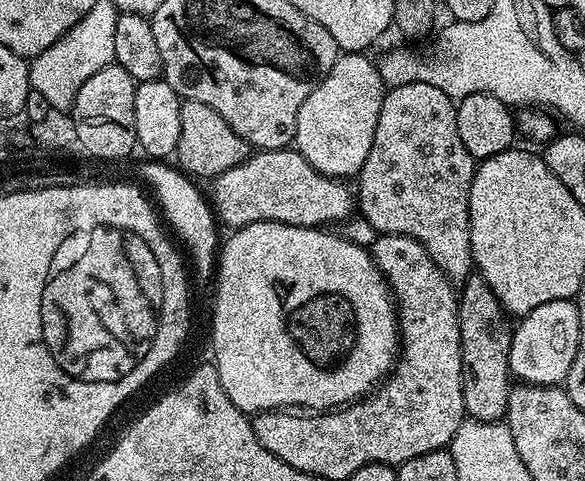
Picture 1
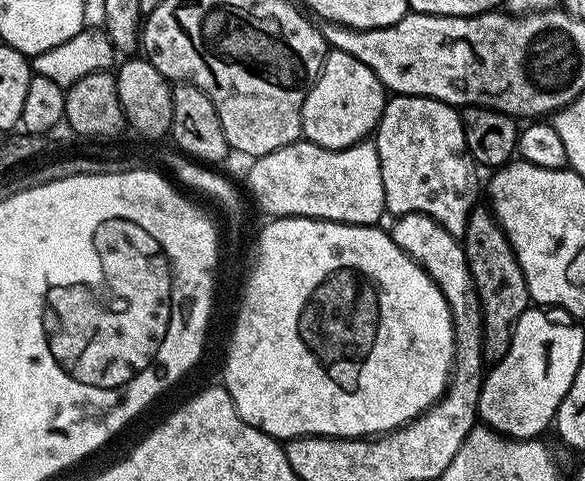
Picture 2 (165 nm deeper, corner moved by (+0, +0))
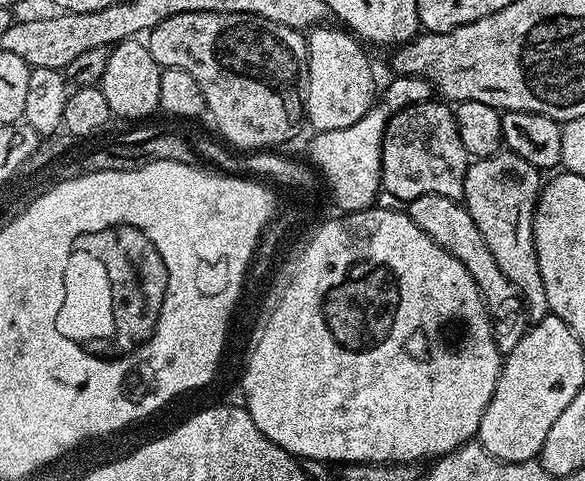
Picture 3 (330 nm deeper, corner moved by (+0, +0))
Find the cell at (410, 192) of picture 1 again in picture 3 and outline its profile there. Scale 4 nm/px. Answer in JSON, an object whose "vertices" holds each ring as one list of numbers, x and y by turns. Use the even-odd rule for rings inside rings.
{"vertices":[[436,98,424,100,388,119,382,138,380,179,383,191,394,199,407,202,422,194,438,194,463,201,469,163,468,151,458,134,456,113,447,103]]}

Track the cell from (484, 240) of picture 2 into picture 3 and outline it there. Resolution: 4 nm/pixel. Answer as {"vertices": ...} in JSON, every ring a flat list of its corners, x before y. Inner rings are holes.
{"vertices":[[501,150,493,156,473,159,464,183,464,200,470,218,474,218,474,226,478,226,502,274,506,274,506,278,510,278,519,290,532,322,550,315,546,286,542,286,542,270,538,270,534,246,534,210,542,187,540,176,541,169,530,166,526,158,518,158,518,154]]}

